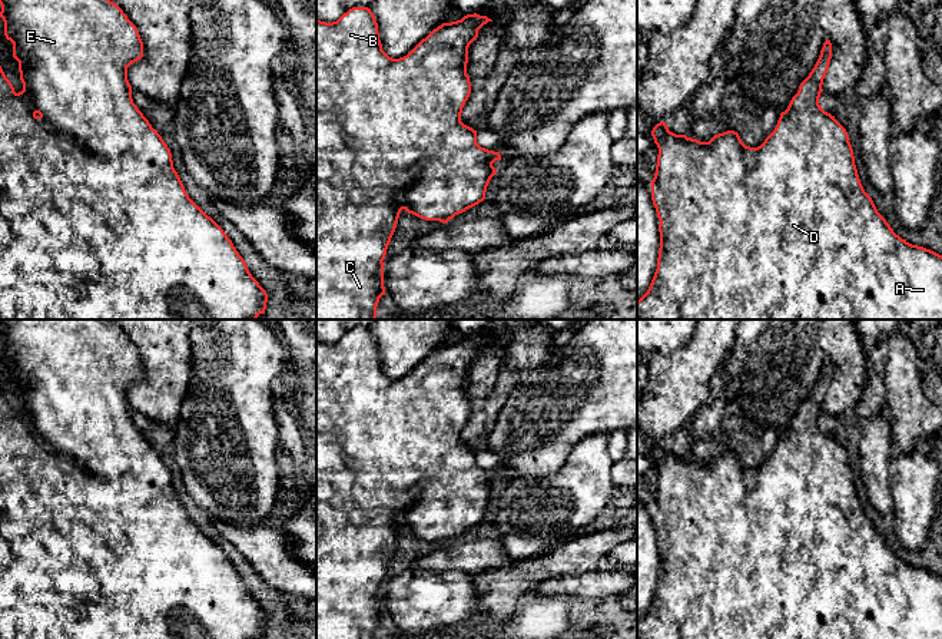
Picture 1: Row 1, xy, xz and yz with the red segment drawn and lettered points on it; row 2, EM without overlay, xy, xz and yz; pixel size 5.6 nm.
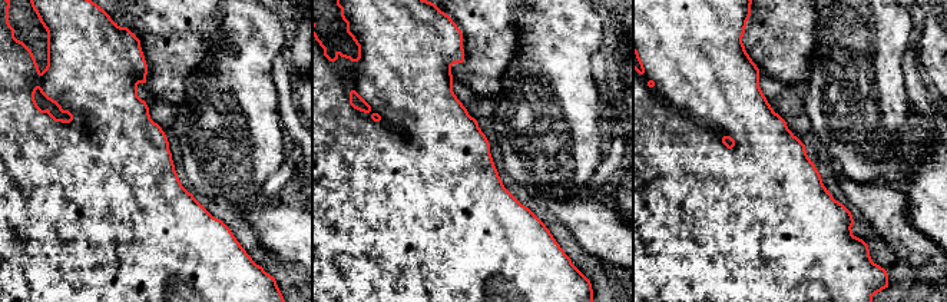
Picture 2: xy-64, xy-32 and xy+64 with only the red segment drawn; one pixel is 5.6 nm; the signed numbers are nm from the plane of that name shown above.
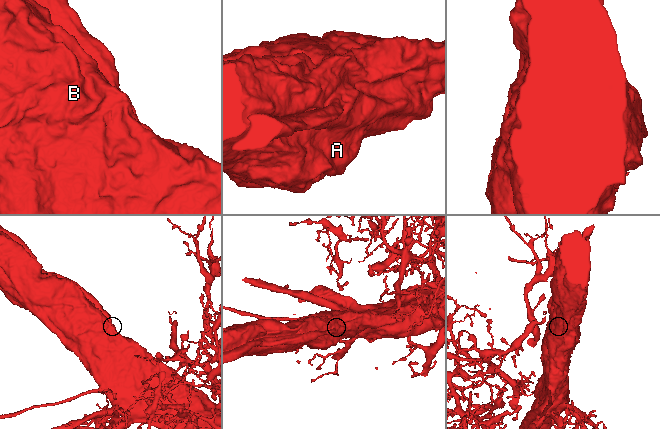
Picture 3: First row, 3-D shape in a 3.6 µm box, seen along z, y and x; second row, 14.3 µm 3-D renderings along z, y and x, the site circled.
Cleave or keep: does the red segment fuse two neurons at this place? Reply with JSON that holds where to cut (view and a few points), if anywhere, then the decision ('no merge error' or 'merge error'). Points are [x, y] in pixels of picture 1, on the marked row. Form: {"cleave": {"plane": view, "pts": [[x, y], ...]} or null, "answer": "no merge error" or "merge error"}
{"cleave": null, "answer": "no merge error"}

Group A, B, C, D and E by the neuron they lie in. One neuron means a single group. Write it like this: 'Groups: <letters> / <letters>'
Groups: A B C D E

